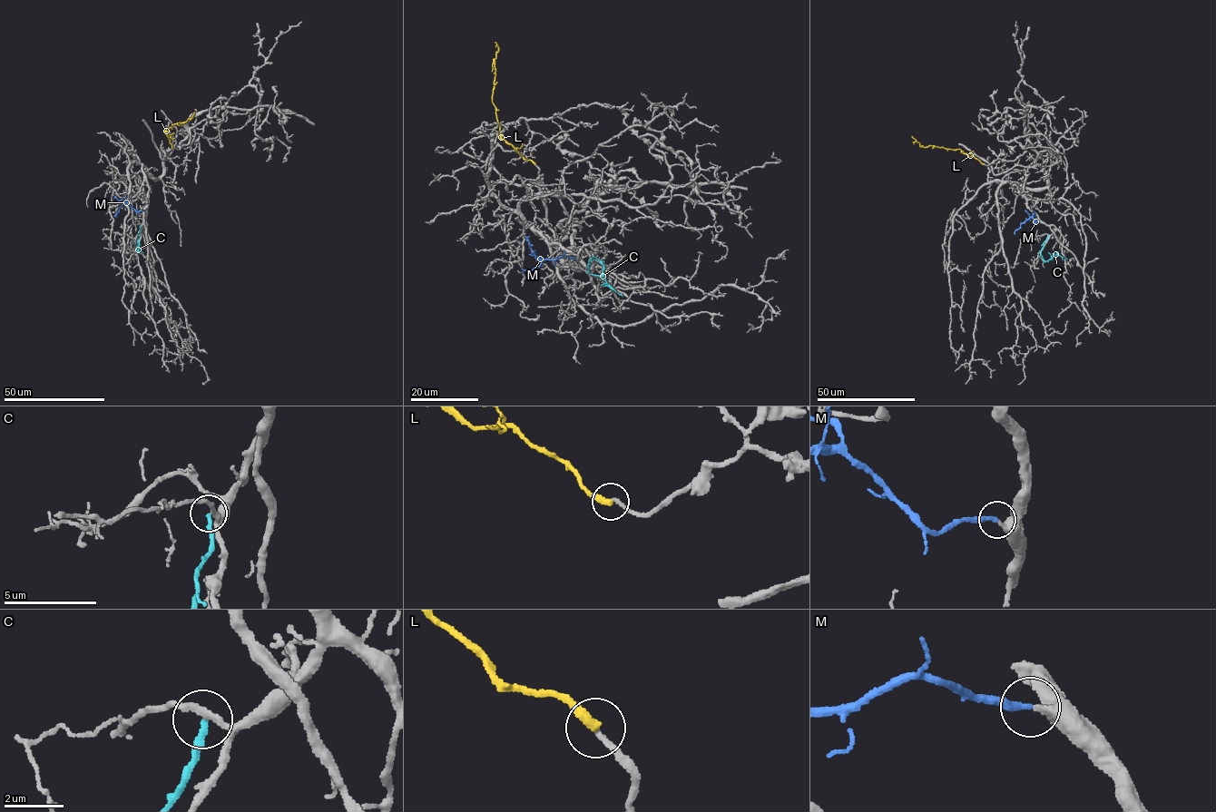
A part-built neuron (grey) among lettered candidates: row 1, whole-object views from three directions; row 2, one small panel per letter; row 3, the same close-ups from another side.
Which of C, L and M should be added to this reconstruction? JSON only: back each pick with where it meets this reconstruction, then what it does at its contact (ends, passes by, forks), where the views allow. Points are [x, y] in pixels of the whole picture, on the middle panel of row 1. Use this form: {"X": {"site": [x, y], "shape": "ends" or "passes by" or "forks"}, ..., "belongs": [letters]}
{"M": {"site": [576, 259], "shape": "ends"}, "belongs": ["M"]}

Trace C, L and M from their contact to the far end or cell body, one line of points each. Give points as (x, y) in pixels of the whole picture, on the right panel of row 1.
C: (1047, 235), (1041, 252), (1044, 259), (1058, 255), (1067, 259)
L: (984, 164), (960, 150), (920, 146), (912, 136)
M: (1039, 221), (1034, 223), (1033, 219), (1029, 218), (1014, 234)

